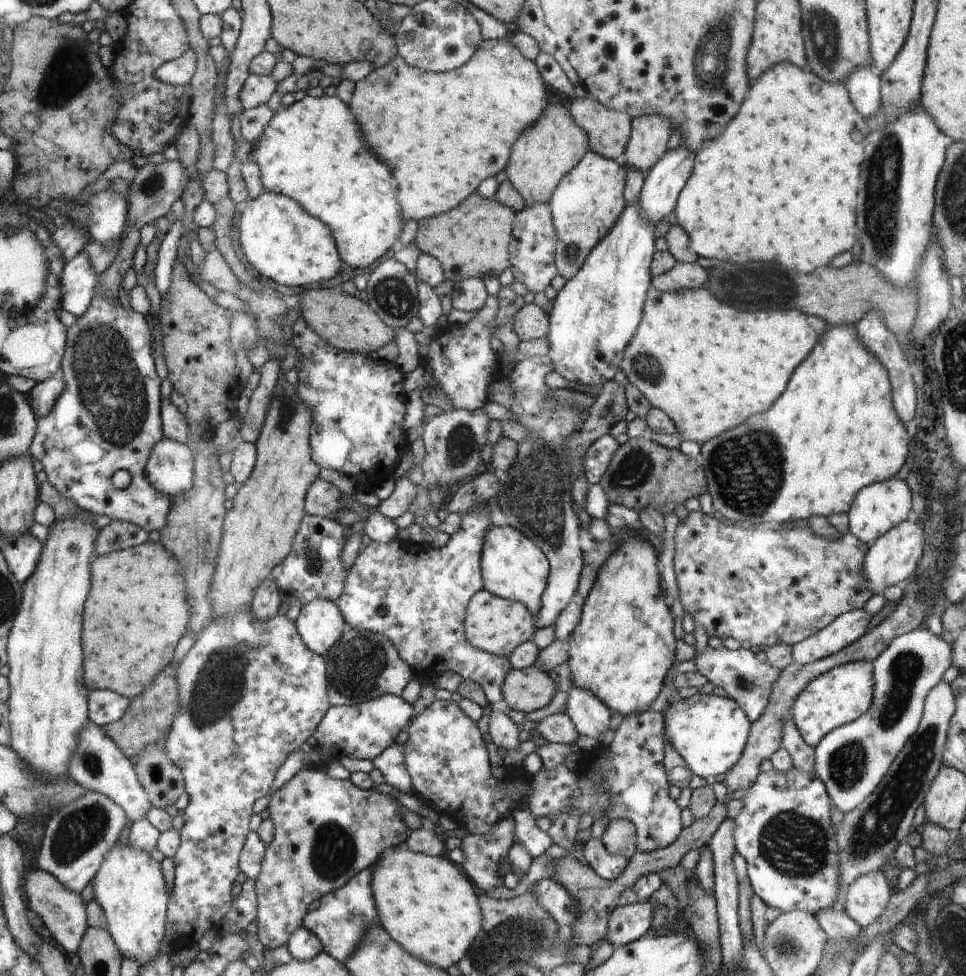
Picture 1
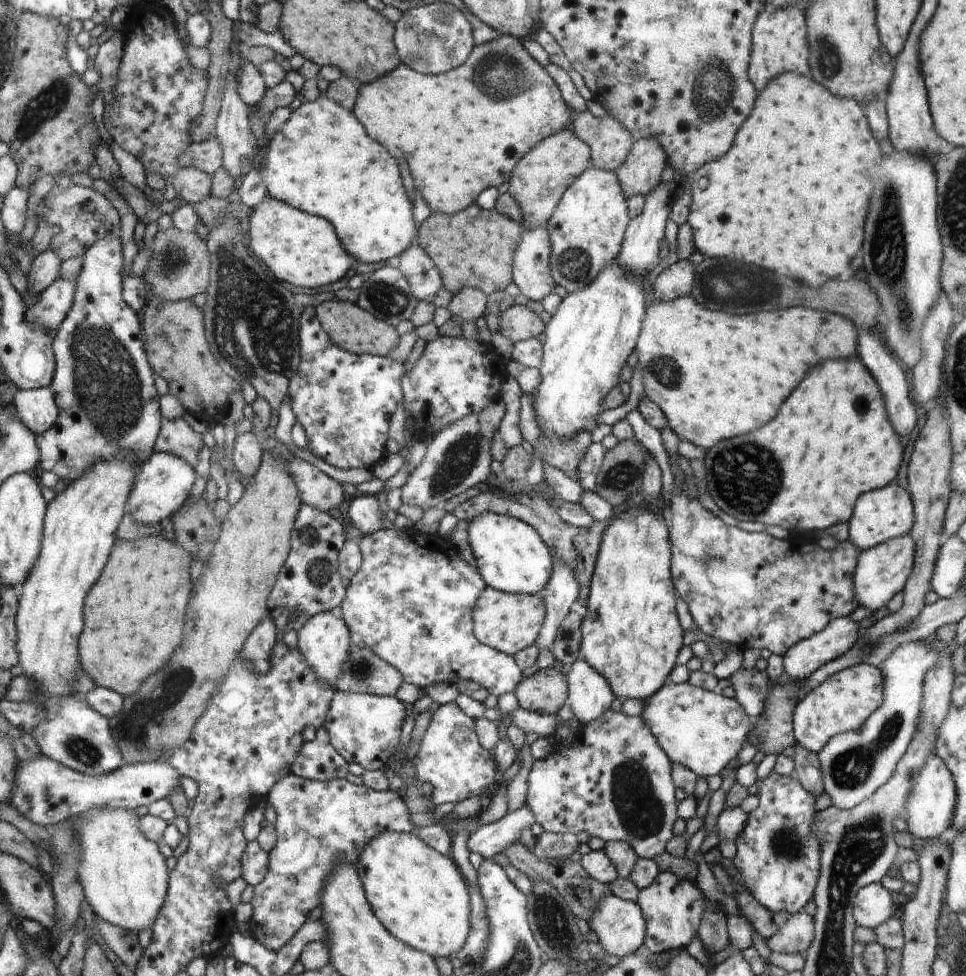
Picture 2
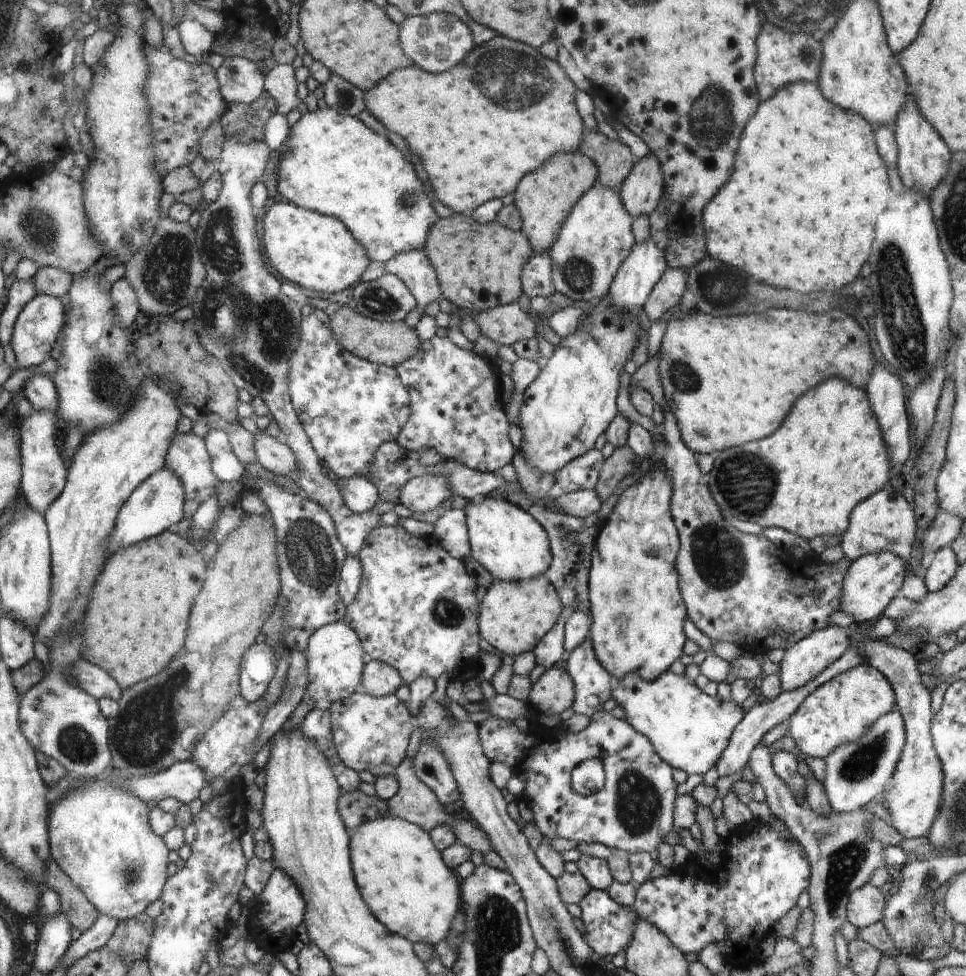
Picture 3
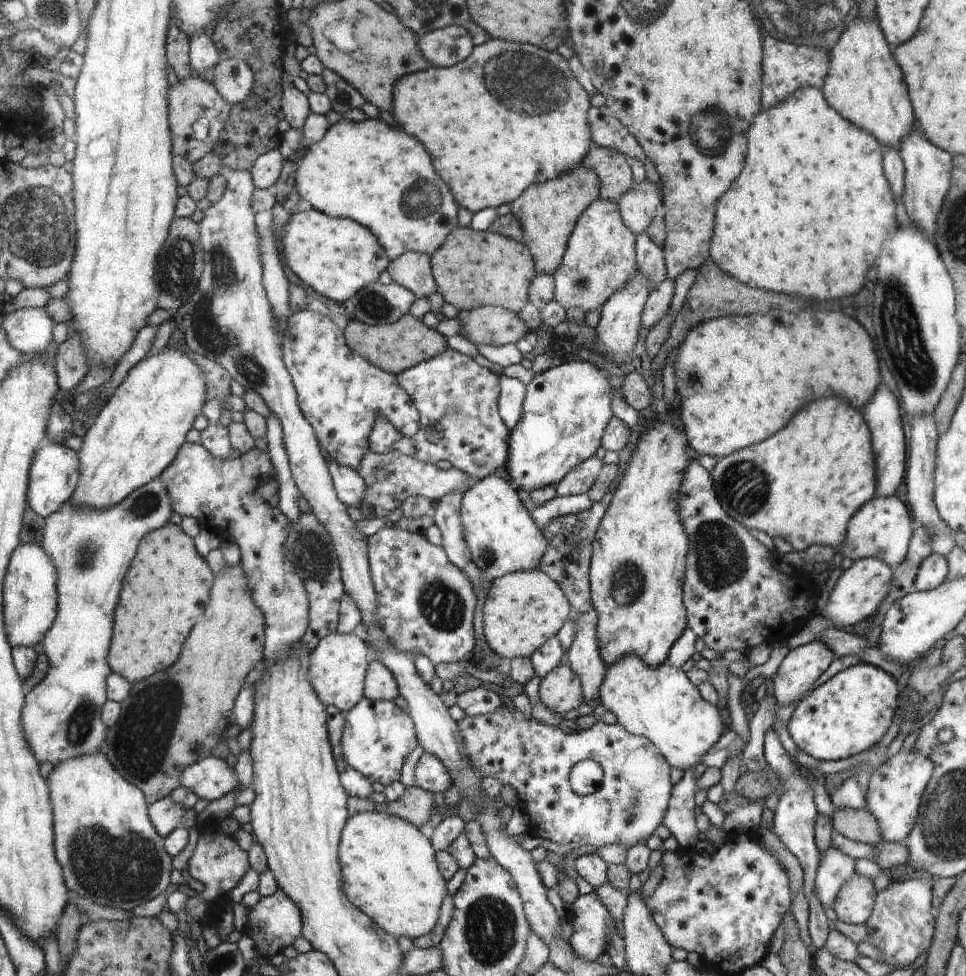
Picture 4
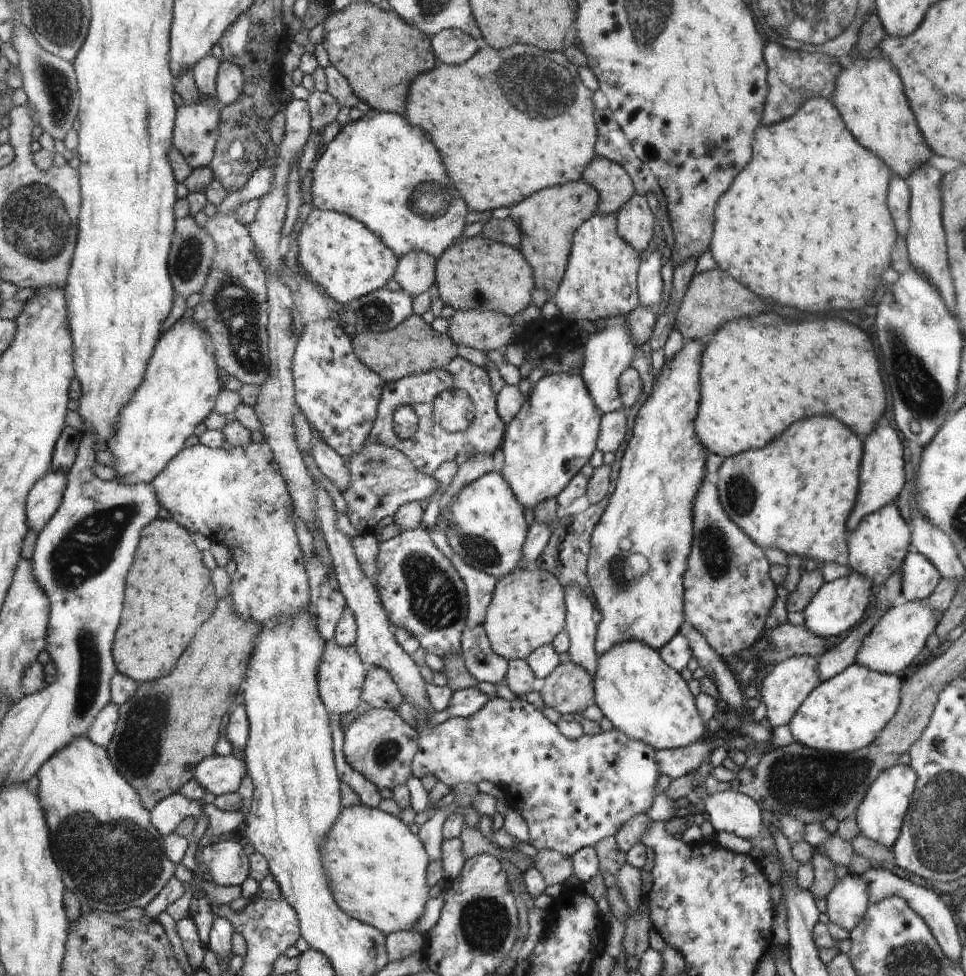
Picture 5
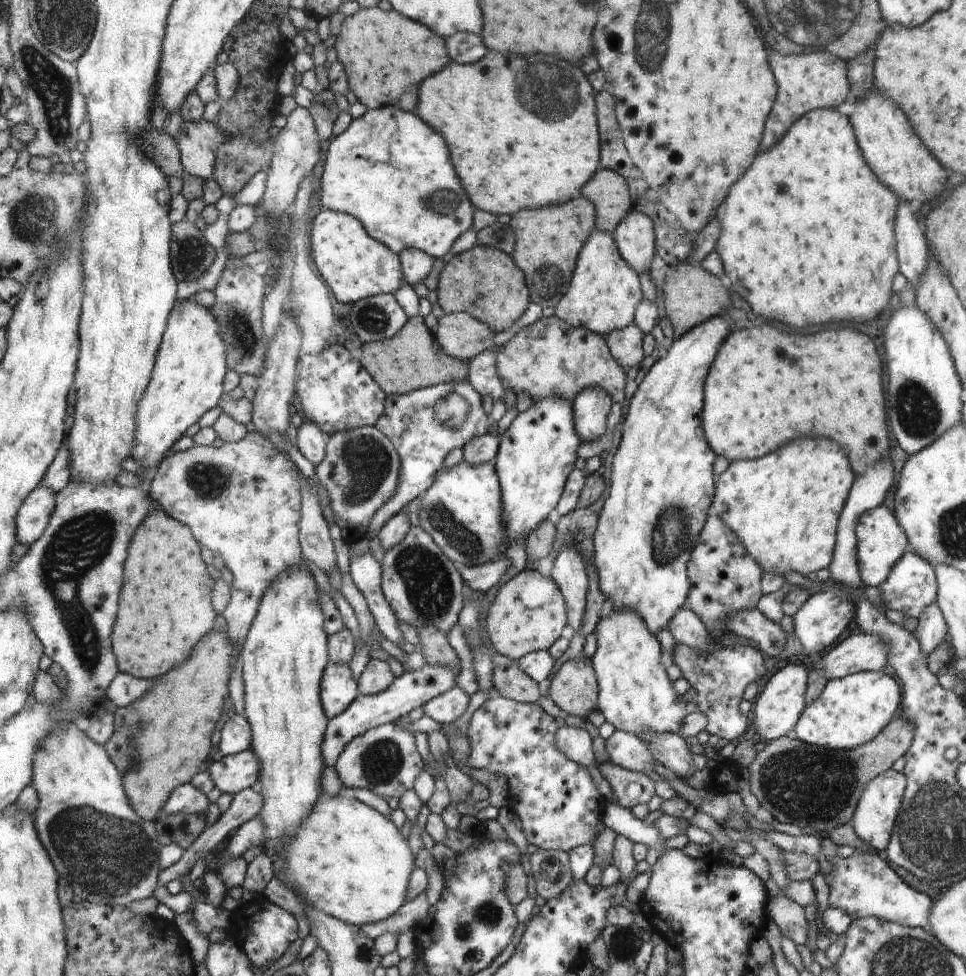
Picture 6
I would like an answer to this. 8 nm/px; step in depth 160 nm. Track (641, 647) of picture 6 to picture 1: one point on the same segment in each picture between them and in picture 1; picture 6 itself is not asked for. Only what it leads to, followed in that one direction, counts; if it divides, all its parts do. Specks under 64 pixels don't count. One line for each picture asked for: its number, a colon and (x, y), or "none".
1: (710, 732)
2: (704, 731)
3: (689, 729)
4: (660, 703)
5: (641, 695)

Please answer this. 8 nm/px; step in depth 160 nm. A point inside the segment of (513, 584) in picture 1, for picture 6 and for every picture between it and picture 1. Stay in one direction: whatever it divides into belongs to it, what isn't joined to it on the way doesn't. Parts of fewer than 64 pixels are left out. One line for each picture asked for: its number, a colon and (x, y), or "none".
2: (511, 556)
3: (508, 542)
4: (501, 535)
5: (484, 524)
6: (462, 511)

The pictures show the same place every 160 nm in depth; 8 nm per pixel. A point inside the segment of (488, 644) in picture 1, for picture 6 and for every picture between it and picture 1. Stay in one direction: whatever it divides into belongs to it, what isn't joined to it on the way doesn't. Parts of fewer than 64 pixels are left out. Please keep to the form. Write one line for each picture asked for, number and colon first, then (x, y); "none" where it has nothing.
2: (508, 622)
3: (515, 616)
4: (522, 610)
5: (527, 610)
6: (528, 614)

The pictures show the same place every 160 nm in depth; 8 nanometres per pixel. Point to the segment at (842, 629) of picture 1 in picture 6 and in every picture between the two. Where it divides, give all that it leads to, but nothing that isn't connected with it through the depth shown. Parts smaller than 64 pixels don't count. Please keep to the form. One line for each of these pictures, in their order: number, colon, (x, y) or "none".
2: (805, 657)
3: (800, 664)
4: (796, 675)
5: (784, 689)
6: (779, 706)

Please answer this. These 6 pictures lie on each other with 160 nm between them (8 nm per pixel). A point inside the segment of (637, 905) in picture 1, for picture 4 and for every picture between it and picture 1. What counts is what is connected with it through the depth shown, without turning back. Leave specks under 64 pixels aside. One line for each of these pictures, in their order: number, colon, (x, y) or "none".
2: (620, 925)
3: (609, 926)
4: (591, 921)

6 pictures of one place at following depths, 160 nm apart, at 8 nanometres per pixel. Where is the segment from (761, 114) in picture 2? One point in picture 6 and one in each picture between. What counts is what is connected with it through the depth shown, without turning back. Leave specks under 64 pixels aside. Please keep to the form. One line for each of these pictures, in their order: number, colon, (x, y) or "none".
3: (800, 211)
4: (810, 212)
5: (806, 222)
6: (808, 232)

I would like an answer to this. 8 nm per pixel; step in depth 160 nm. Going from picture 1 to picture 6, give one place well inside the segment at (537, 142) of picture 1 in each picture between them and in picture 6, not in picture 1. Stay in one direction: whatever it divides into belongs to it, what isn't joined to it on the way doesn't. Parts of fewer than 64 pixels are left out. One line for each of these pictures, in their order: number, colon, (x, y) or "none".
2: (542, 176)
3: (544, 198)
4: (548, 211)
5: (547, 220)
6: (548, 241)

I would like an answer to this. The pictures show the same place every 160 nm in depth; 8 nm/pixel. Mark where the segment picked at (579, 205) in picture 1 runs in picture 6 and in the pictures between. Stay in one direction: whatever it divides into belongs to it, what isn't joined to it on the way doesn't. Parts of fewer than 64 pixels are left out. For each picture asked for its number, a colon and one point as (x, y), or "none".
2: (587, 231)
3: (597, 237)
4: (600, 262)
5: (601, 279)
6: (604, 291)

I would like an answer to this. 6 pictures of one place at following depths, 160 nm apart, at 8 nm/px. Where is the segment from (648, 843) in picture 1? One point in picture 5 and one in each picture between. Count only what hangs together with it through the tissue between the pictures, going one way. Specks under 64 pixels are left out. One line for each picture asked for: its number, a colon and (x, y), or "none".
2: (613, 780)
3: (633, 811)
4: (510, 745)
5: (572, 793)

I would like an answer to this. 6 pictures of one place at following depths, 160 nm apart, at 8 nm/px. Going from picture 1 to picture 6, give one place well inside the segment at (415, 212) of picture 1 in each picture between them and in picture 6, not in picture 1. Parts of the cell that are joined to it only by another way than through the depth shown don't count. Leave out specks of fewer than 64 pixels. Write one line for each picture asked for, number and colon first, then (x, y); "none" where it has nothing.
2: (461, 132)
3: (505, 111)
4: (518, 117)
5: (512, 122)
6: (523, 130)

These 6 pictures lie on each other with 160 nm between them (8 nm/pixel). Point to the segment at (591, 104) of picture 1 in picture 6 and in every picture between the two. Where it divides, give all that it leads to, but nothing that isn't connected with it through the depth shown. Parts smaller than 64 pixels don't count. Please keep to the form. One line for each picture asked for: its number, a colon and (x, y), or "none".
2: (610, 141)
3: (614, 160)
4: (612, 168)
5: (613, 183)
6: (609, 192)

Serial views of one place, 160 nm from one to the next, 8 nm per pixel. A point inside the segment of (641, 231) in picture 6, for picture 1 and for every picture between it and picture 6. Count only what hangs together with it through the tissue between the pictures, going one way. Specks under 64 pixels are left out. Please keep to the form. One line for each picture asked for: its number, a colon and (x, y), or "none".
1: (650, 135)
2: (640, 174)
3: (641, 192)
4: (638, 207)
5: (635, 223)

